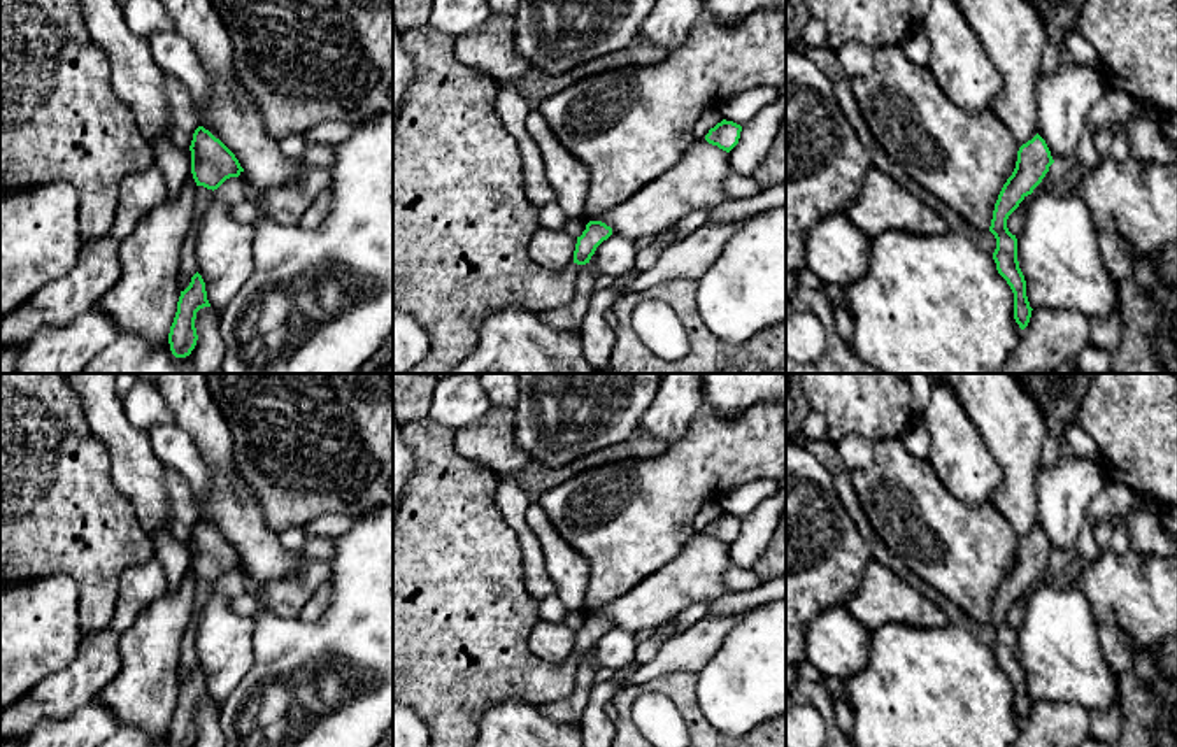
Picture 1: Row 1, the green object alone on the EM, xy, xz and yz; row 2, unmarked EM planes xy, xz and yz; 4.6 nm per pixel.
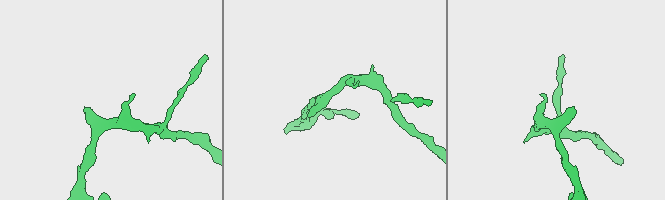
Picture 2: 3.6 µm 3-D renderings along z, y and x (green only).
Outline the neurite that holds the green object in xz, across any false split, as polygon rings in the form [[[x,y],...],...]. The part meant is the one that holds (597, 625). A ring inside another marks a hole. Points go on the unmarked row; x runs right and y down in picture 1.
[[[430,417],[403,423],[400,435],[412,451],[412,473],[393,516],[393,701],[409,705],[428,724],[428,747],[468,747],[488,707],[509,698],[535,705],[567,698],[581,659],[614,624],[589,614],[577,630],[570,659],[551,663],[535,656],[528,640],[540,619],[539,601],[524,587],[517,537],[495,503],[500,477],[463,458],[454,447],[454,431]]]

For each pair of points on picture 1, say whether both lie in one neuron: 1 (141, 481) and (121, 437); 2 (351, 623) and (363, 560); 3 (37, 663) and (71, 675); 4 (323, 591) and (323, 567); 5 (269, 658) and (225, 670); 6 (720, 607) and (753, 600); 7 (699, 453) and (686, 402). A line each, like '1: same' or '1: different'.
1: same
2: same
3: different
4: different
5: different
6: same
7: different

